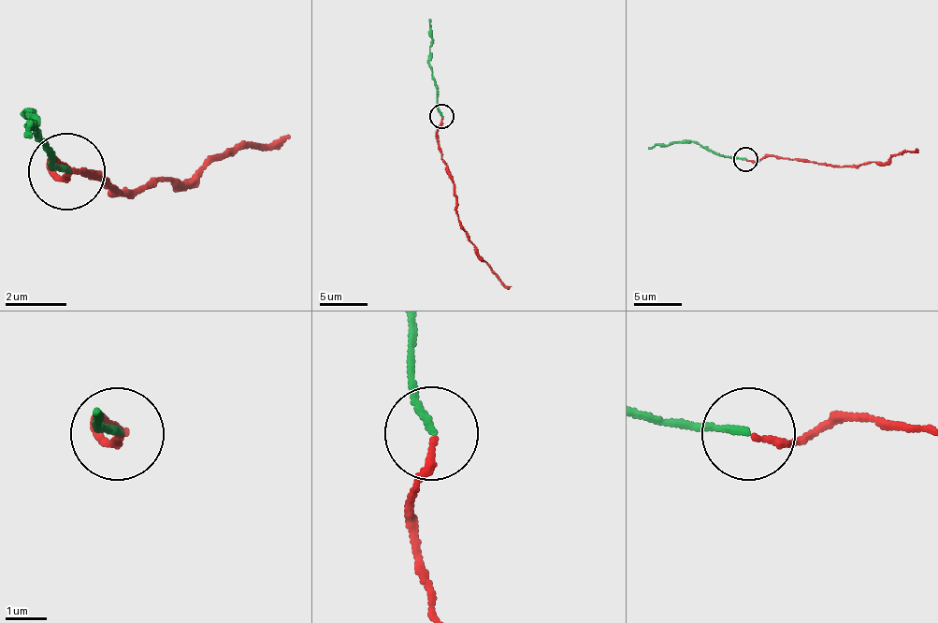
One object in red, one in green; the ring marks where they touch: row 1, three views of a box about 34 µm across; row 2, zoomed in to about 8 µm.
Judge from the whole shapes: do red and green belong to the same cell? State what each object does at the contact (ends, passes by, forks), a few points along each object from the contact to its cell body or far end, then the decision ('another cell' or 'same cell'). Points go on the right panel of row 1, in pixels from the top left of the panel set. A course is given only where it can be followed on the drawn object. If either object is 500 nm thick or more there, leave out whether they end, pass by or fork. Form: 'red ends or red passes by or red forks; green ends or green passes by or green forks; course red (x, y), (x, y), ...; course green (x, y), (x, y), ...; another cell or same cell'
red ends; green ends; course red (747, 159), (778, 156), (815, 164), (855, 166), (884, 164), (896, 154), (915, 149); course green (745, 159), (718, 156), (695, 142), (658, 144), (649, 149); same cell

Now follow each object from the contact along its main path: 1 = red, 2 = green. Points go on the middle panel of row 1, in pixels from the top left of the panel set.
1: (442, 118), (438, 149), (454, 185), (459, 225), (487, 267), (512, 285)
2: (442, 116), (430, 65), (432, 29), (427, 20)

